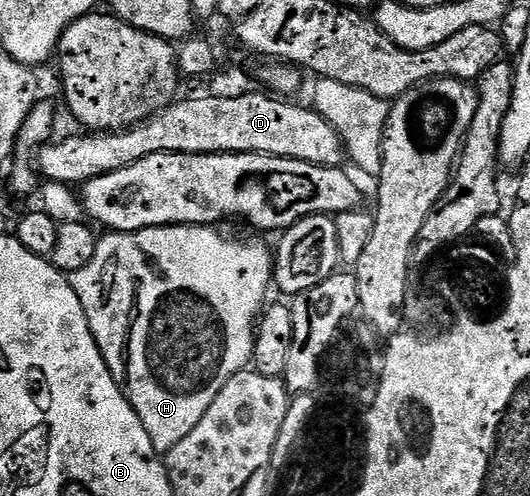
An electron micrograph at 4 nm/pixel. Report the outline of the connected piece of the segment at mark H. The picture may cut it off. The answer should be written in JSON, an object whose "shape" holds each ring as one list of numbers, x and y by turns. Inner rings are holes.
{"shape":[[161,225,158,229,141,229,135,233,105,234,96,247,96,255,92,255,92,263,88,267,80,267,80,271,69,274,70,284,73,285,76,295,88,317,88,327,100,347,100,355,108,363,108,371,122,386,126,398,132,403,144,431,152,439,154,448,159,454,165,455,170,449,200,423,204,411,208,411,208,403,212,403,214,396,229,377,243,372,254,360,254,331,256,322,267,300,266,288,272,285,272,261,269,256,262,257,262,245,258,241,250,241,245,245,242,241,229,241,218,234,219,230,205,225]]}

